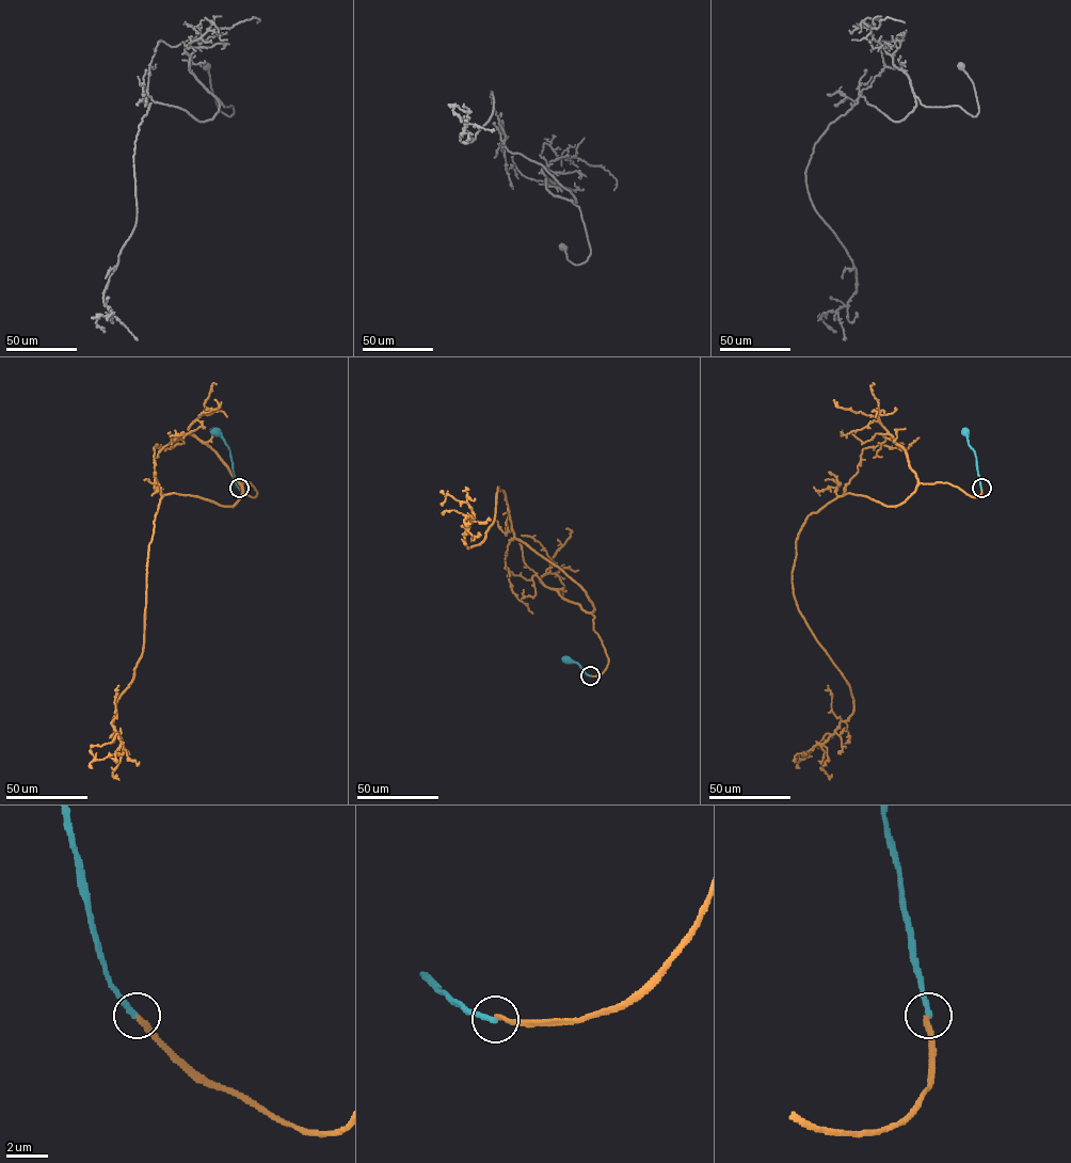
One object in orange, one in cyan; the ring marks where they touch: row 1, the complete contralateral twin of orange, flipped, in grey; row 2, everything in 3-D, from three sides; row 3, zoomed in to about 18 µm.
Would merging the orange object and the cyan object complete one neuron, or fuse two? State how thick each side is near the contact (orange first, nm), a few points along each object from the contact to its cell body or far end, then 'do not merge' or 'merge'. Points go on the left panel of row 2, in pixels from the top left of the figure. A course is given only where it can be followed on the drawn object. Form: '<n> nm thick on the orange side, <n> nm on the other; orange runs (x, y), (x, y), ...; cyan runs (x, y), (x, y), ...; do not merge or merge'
220 nm thick on the orange side, 280 nm on the other; orange runs (239, 488), (257, 495), (243, 482), (234, 505), (160, 499), (142, 654), (111, 722), (122, 744), (91, 749); cyan runs (239, 488), (229, 449), (222, 436), (214, 432); do not merge

